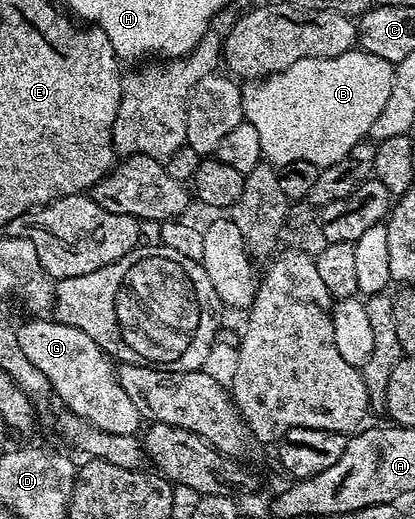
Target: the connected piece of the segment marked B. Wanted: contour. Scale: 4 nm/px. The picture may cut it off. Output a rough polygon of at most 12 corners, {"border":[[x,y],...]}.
{"border":[[361,50],[243,83],[271,165],[349,156],[392,94]]}

